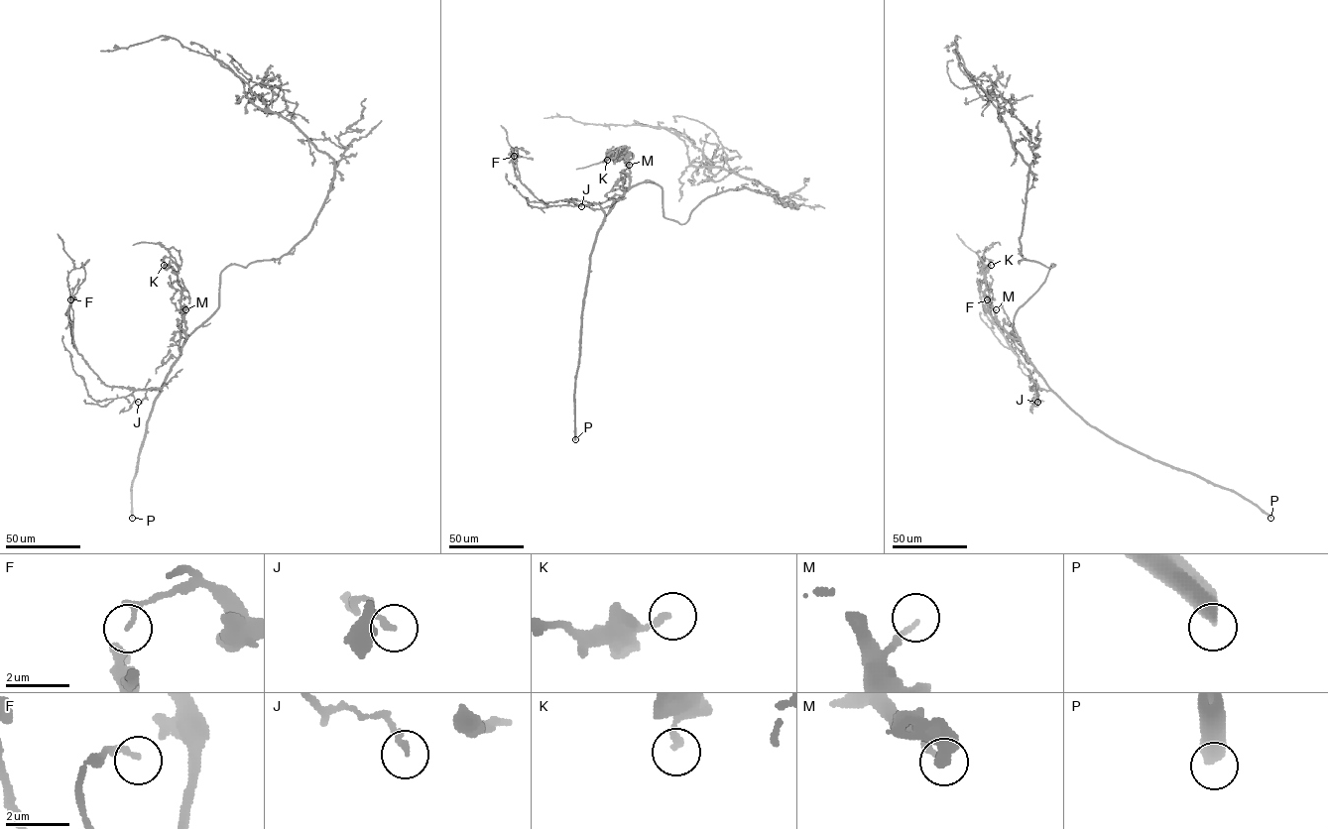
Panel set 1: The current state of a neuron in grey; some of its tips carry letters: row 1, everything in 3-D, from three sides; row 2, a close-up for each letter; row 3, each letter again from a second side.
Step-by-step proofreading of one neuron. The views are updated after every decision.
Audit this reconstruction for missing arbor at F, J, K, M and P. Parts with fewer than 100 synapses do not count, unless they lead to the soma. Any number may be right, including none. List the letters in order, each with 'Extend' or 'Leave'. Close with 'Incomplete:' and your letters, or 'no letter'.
F: Leave
J: Leave
K: Leave
M: Leave
P: Extend
Incomplete: P

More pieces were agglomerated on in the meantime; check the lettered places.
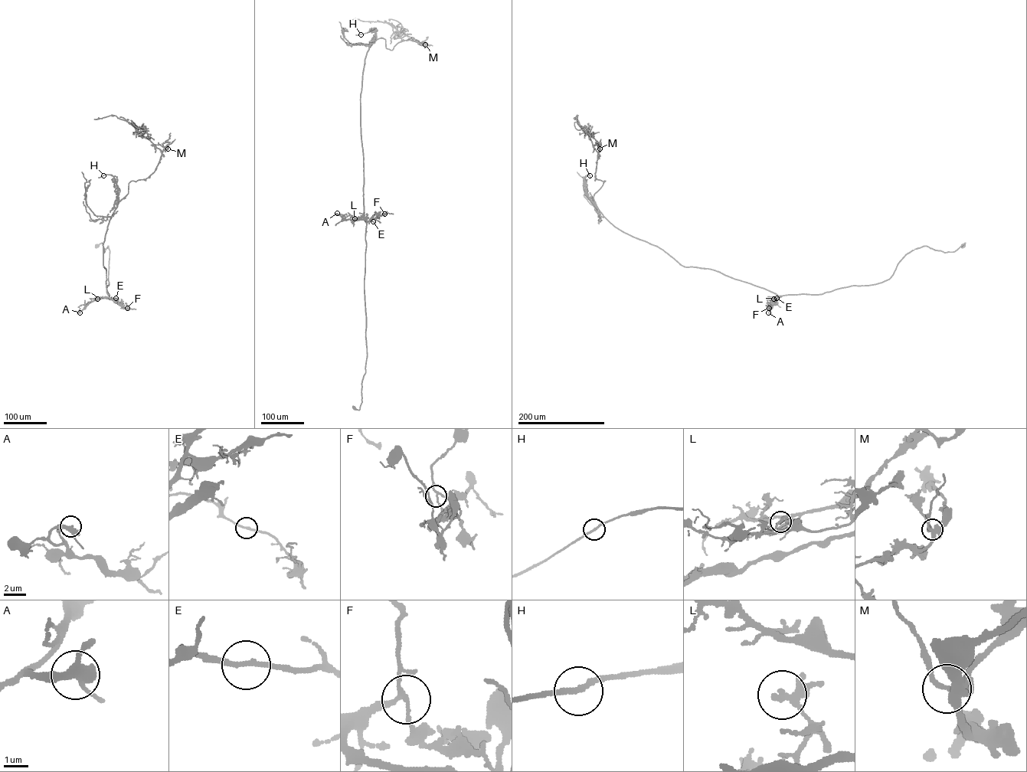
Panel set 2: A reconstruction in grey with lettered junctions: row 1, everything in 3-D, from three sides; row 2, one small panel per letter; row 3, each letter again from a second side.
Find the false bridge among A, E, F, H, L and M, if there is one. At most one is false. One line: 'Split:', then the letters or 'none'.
Split: none

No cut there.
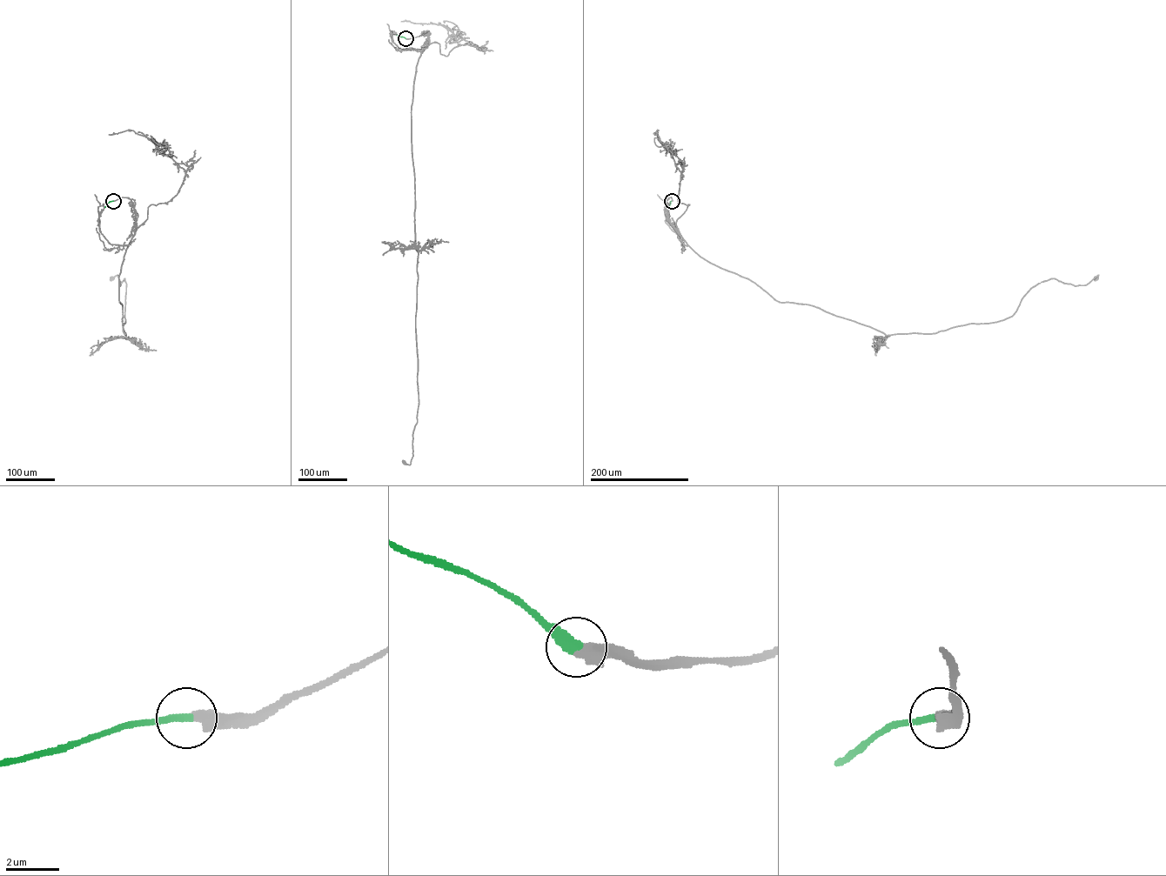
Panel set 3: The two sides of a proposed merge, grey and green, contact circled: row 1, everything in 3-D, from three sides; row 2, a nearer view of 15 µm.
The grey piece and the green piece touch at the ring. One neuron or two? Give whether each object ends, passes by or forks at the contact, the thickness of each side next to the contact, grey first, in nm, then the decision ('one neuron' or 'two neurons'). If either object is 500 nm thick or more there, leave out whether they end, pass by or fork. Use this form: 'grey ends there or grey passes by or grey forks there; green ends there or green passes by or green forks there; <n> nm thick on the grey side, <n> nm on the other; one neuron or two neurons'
grey ends there; green ends there; 420 nm thick on the grey side, 360 nm on the other; one neuron

